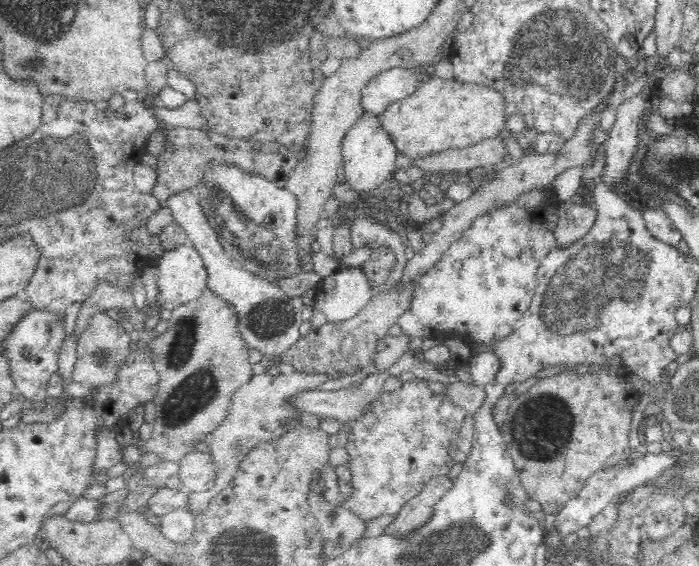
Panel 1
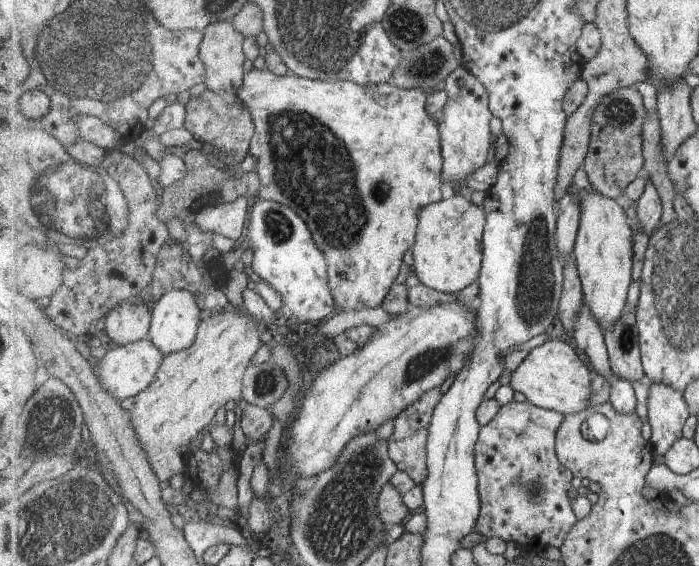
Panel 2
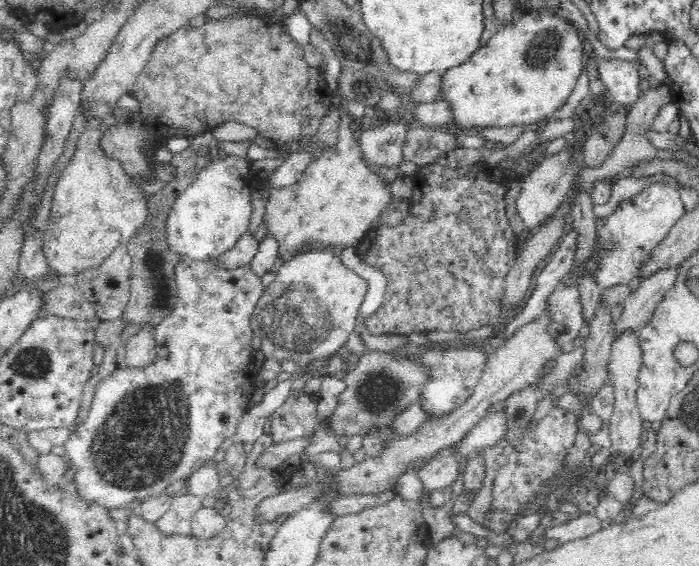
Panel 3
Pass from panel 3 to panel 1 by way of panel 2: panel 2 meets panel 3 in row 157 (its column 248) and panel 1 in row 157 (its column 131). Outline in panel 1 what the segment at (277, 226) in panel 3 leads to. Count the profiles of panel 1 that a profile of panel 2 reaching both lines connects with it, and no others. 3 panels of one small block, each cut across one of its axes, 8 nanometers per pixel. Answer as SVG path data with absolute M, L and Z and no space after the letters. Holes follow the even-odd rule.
M429 71L422 84L407 98L394 101L382 113L385 127L399 153L410 159L438 150L465 148L482 139L504 135L507 101L500 91L484 83L468 83L460 78L444 80Z

